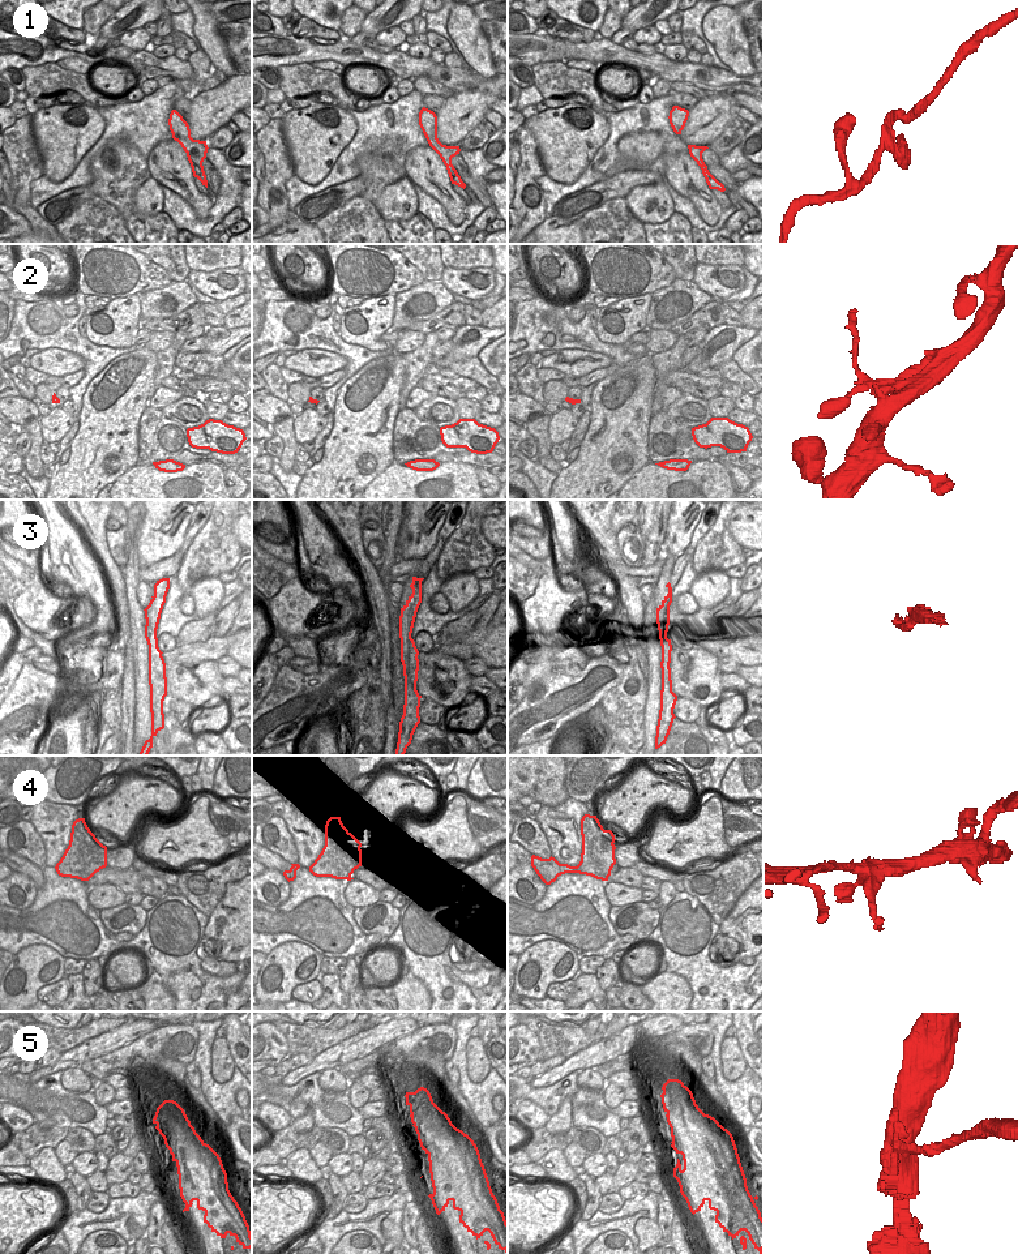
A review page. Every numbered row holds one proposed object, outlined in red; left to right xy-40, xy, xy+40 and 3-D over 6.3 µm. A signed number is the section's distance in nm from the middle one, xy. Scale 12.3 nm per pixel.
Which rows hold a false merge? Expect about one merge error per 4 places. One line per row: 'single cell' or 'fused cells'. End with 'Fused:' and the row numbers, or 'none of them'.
1: single cell
2: single cell
3: fused cells
4: single cell
5: fused cells
Fused: 3, 5

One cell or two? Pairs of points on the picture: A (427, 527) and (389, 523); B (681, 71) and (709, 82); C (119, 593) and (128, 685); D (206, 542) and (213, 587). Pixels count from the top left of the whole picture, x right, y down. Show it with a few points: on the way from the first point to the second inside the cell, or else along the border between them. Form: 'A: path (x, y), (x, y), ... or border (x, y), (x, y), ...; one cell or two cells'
A: border (402, 513), (400, 523); two cells
B: path (688, 72), (702, 78); one cell
C: path (122, 616), (128, 662); one cell
D: border (218, 577), (199, 580), (188, 593); two cells

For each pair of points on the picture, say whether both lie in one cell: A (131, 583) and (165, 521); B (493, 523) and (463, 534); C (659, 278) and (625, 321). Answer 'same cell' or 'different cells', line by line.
A: different cells
B: different cells
C: different cells

